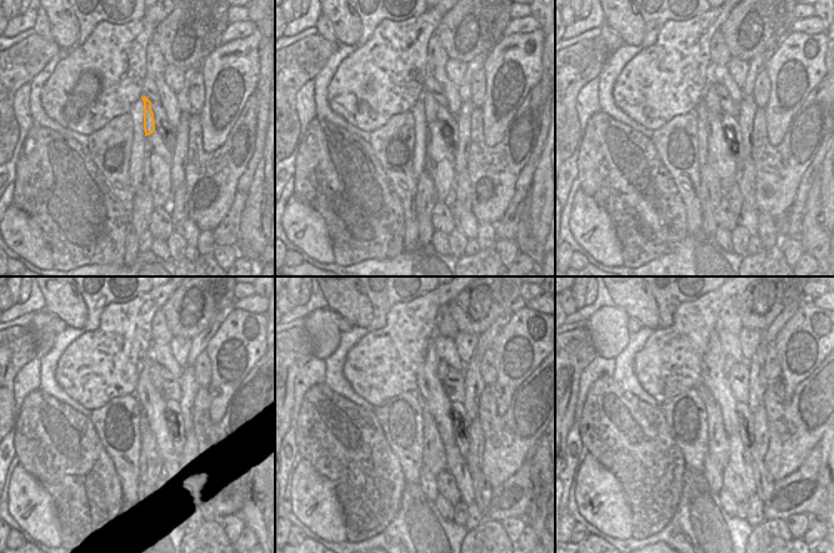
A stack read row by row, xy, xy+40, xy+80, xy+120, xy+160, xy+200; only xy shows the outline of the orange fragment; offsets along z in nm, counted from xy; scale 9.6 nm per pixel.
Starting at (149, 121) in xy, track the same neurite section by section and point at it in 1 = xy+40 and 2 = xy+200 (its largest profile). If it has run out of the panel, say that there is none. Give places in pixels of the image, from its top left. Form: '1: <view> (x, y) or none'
1: xy+40 (432, 106)
2: xy+200 (730, 362)

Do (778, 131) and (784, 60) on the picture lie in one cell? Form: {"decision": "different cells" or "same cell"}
{"decision": "same cell"}

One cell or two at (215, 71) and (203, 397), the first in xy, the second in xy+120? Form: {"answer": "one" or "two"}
{"answer": "two"}

